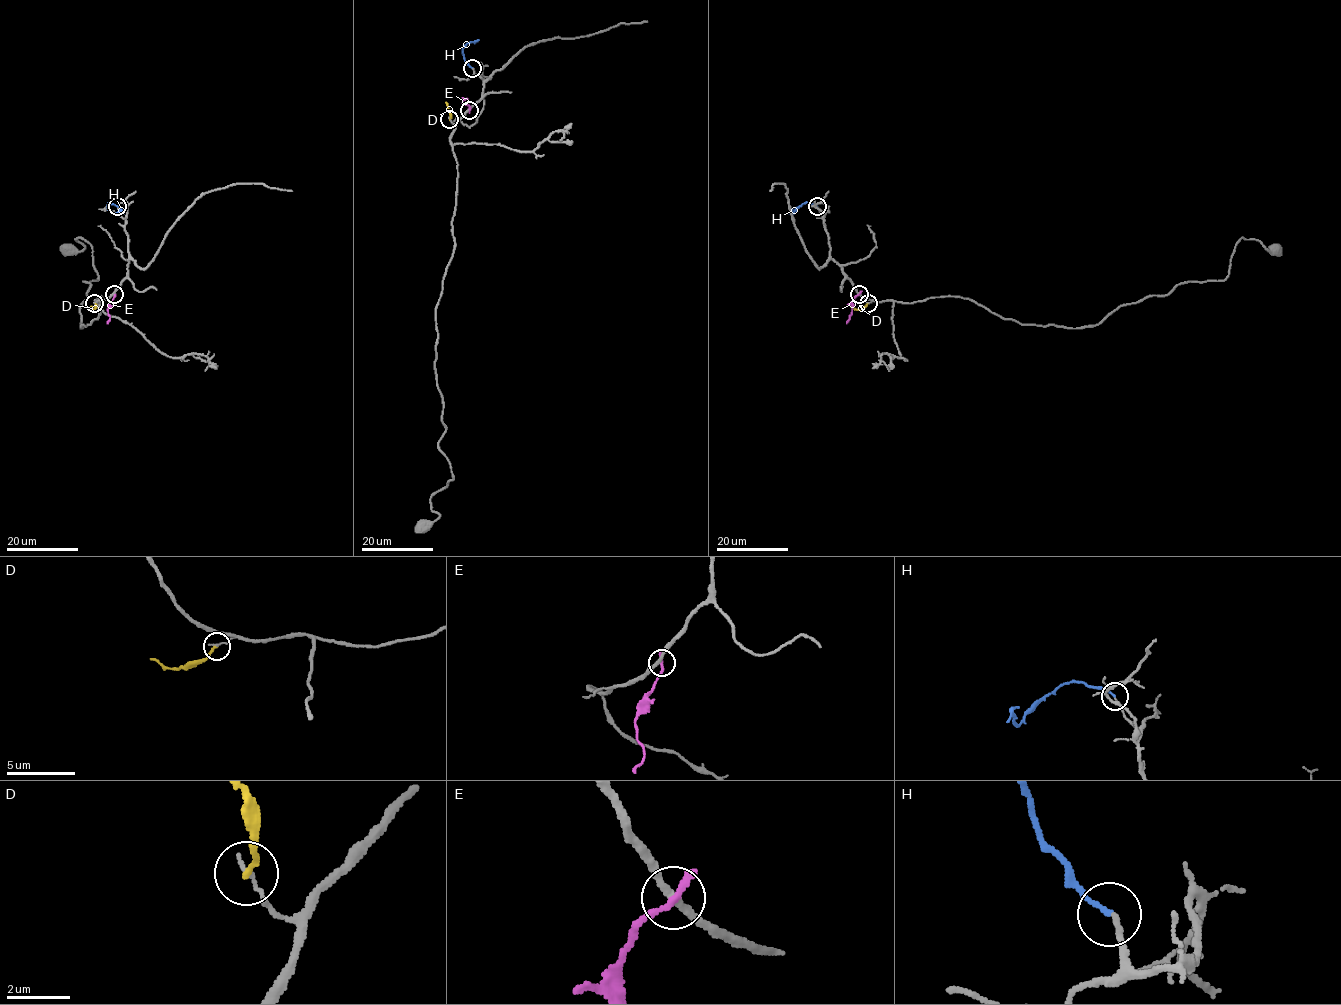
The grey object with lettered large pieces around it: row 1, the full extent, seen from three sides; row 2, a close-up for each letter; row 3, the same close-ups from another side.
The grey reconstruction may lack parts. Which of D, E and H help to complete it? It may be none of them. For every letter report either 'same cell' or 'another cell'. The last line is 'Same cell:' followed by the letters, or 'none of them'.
D: another cell
E: another cell
H: same cell
Same cell: H

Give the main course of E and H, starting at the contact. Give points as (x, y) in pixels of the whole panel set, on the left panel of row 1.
E: (114, 293), (108, 309), (107, 323)
H: (118, 206), (108, 203), (114, 214), (124, 213)

